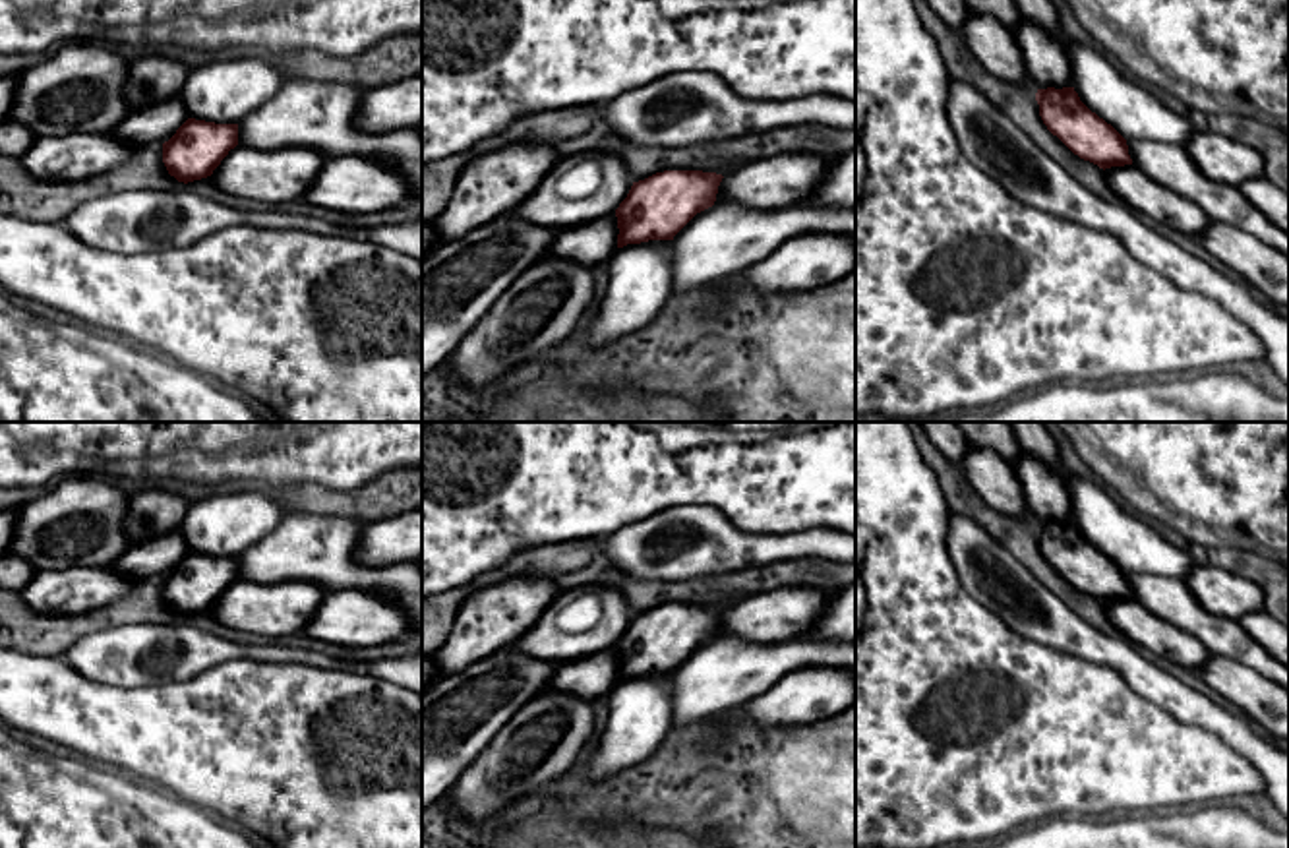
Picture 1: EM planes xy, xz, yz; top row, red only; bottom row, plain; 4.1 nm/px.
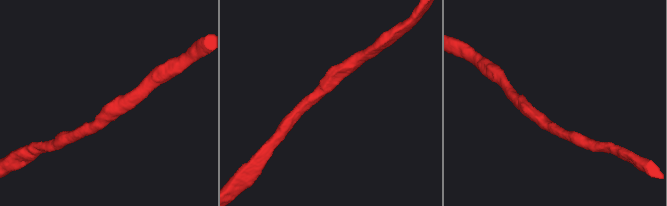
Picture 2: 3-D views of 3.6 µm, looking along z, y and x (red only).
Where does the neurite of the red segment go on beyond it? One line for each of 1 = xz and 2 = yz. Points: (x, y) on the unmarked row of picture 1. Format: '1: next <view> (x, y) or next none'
1: next none
2: next none

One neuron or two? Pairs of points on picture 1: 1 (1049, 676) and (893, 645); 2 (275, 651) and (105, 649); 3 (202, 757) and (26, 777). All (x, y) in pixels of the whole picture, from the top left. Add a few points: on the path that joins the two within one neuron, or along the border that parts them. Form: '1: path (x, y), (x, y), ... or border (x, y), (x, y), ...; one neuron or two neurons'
1: path (1011, 670), (991, 665), (931, 663); one neuron
2: path (233, 651), (148, 649); one neuron
3: border (113, 767), (122, 773); two neurons

